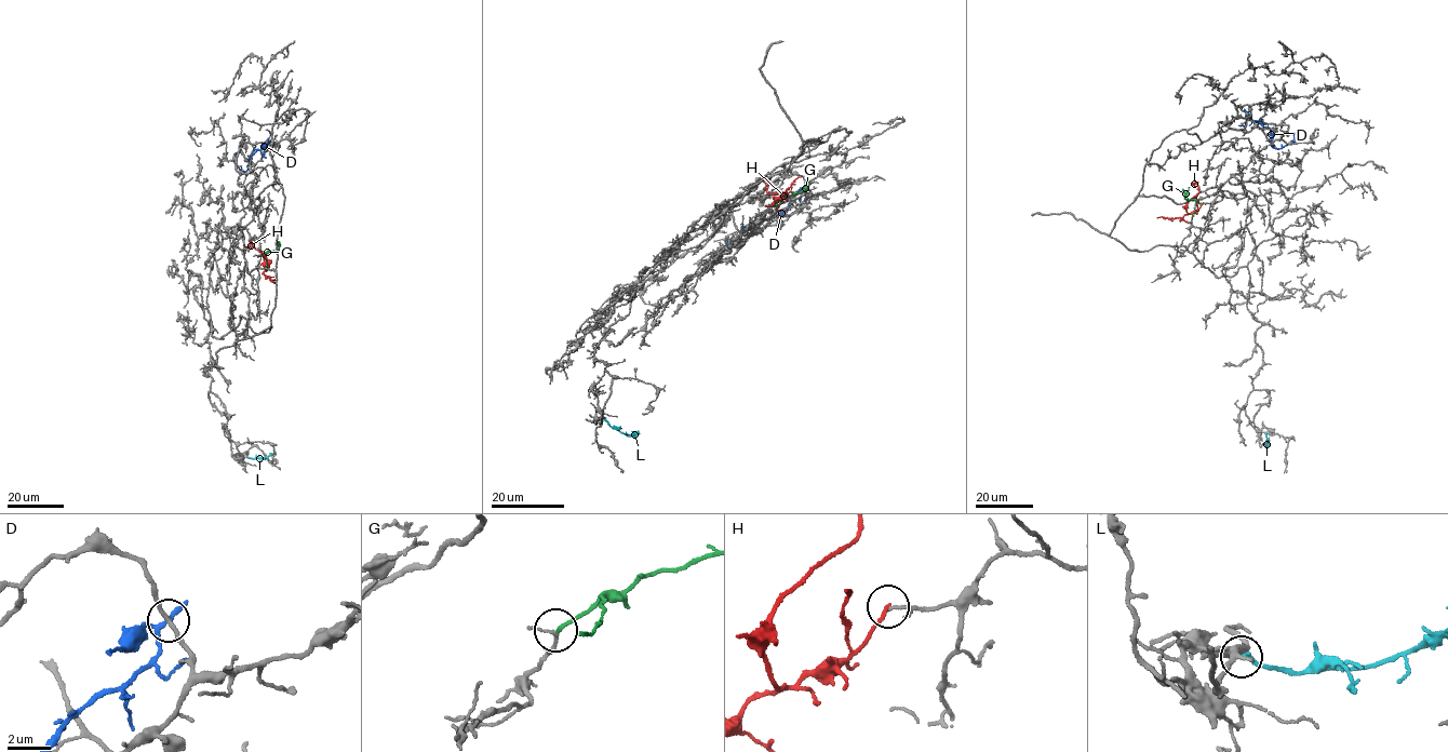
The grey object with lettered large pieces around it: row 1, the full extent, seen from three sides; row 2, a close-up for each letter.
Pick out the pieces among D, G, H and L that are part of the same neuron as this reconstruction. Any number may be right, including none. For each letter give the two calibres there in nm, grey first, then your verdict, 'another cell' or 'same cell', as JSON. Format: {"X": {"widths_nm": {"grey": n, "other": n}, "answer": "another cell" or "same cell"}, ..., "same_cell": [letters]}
{"D": {"widths_nm": {"grey": 180, "other": 190}, "answer": "another cell"}, "G": {"widths_nm": {"grey": 100, "other": 170}, "answer": "same cell"}, "H": {"widths_nm": {"grey": 100, "other": 140}, "answer": "another cell"}, "L": {"widths_nm": {"grey": 280, "other": 190}, "answer": "another cell"}, "same_cell": ["G"]}

